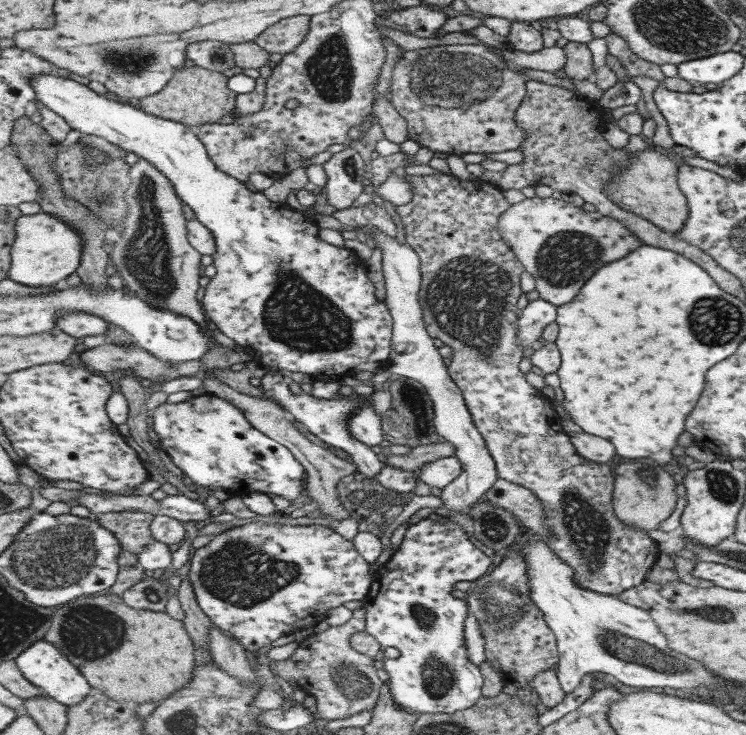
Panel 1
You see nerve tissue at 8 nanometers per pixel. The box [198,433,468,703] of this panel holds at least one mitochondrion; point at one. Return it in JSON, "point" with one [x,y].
{"point":[425,618]}

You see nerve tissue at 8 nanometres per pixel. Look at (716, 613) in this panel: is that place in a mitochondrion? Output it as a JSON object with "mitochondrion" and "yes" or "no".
{"mitochondrion":"yes"}

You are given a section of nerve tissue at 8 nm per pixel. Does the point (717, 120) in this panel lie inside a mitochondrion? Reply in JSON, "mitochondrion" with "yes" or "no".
{"mitochondrion":"no"}

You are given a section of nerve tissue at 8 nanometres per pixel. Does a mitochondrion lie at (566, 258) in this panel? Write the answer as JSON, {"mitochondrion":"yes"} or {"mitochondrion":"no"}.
{"mitochondrion":"yes"}

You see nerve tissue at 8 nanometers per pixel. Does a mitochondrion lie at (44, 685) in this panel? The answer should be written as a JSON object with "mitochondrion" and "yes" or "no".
{"mitochondrion":"no"}

